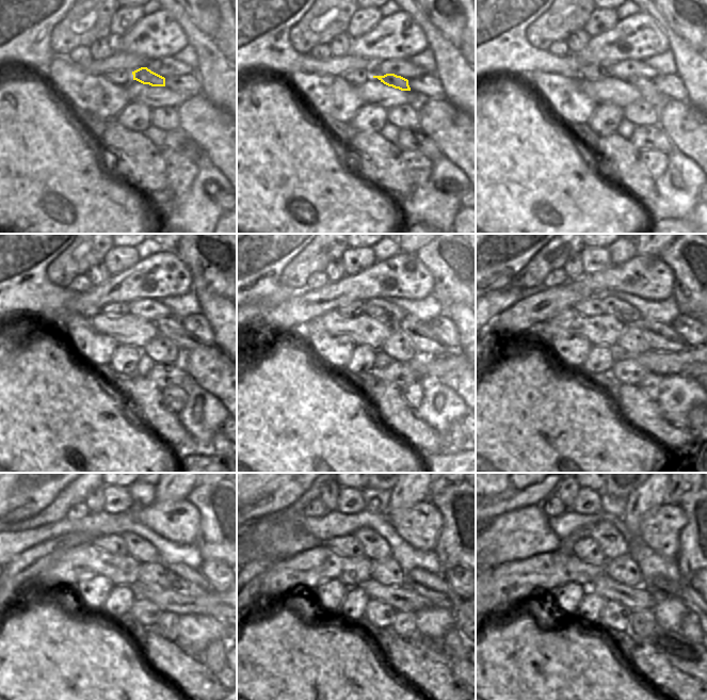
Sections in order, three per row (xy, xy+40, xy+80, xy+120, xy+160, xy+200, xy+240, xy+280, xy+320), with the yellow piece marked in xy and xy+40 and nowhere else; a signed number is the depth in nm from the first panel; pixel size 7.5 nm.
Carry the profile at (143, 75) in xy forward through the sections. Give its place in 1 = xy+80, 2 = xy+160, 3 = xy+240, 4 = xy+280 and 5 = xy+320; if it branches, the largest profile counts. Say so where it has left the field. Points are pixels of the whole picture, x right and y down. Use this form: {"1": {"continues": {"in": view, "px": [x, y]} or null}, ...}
{"1": {"continues": {"in": "xy+80", "px": [646, 88]}}, "2": {"continues": {"in": "xy+160", "px": [424, 340]}}, "3": {"continues": {"in": "xy+240", "px": [182, 578]}}, "4": {"continues": {"in": "xy+280", "px": [429, 585]}}, "5": {"continues": {"in": "xy+320", "px": [662, 587]}}}

